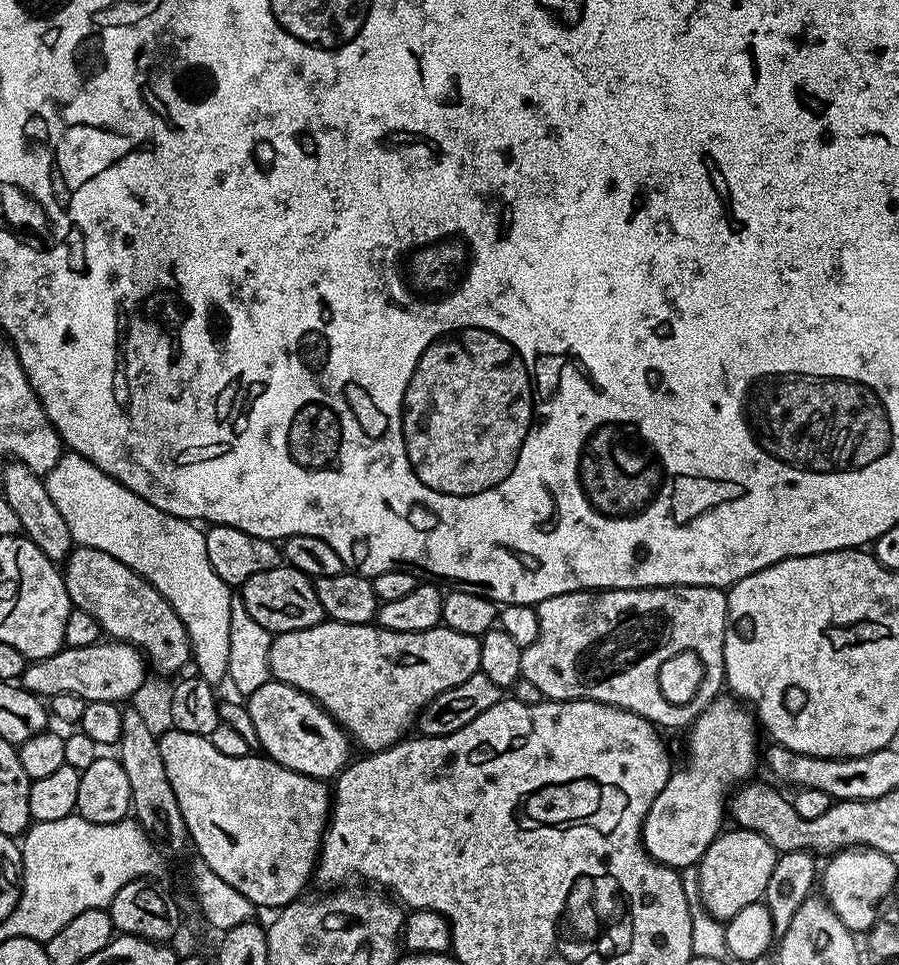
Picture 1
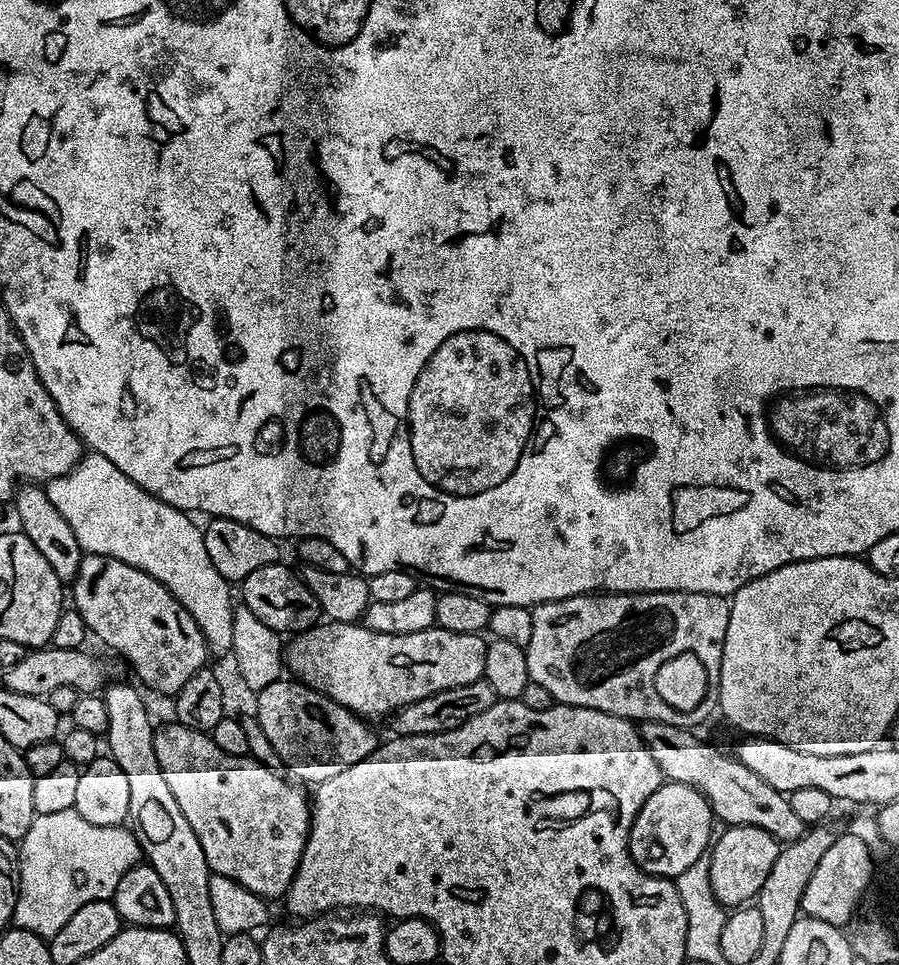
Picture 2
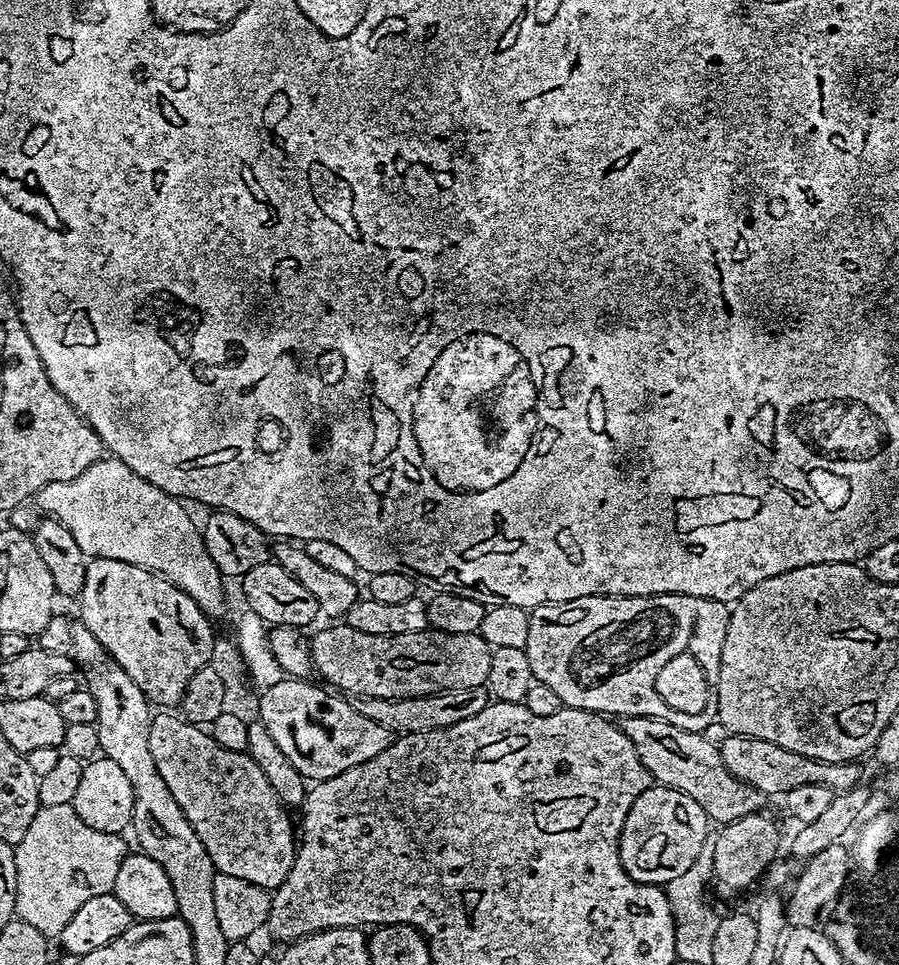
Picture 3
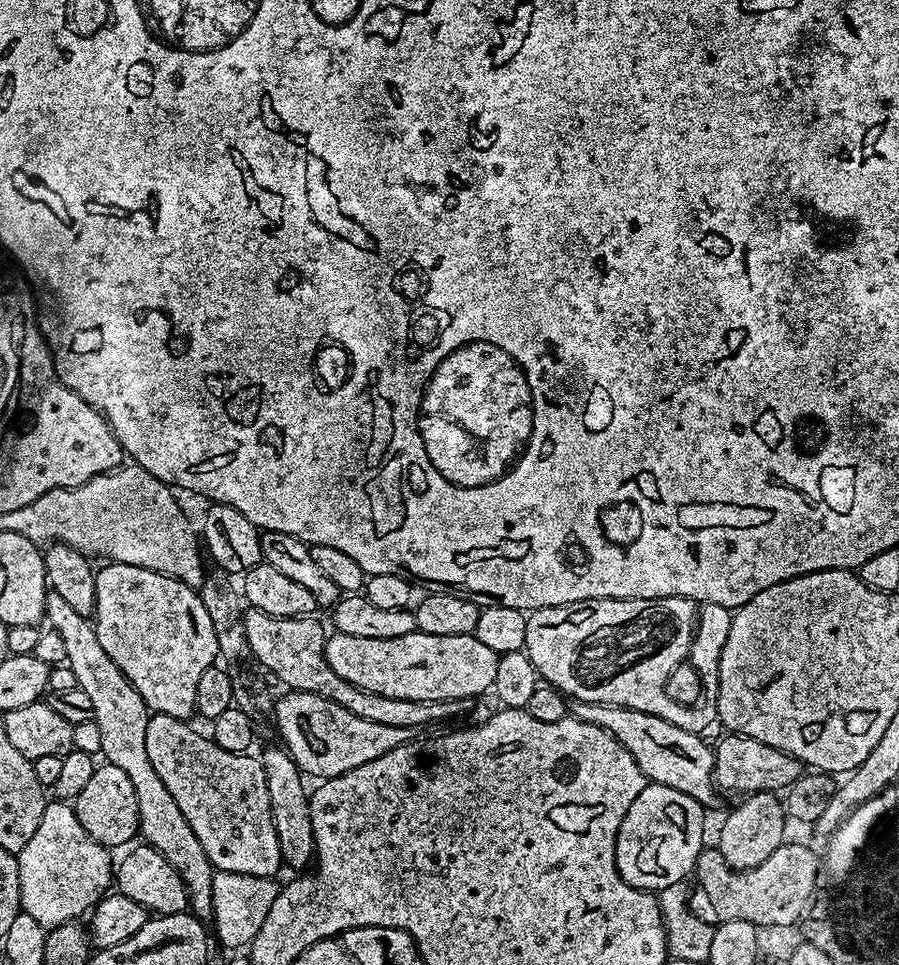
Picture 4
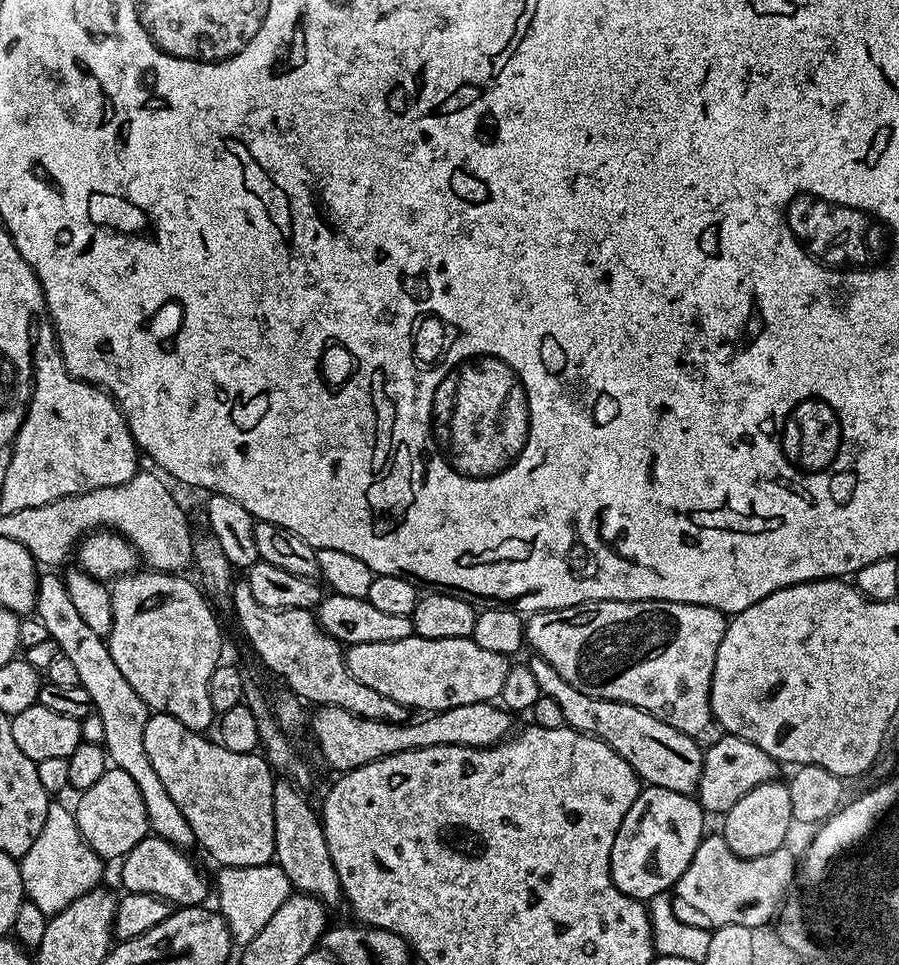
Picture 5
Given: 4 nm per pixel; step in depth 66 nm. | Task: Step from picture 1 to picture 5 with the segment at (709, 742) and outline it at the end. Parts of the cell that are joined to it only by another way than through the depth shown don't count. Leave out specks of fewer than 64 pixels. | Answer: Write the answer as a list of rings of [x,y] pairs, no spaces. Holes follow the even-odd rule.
[[[645,787],[638,794],[634,806],[626,810],[626,818],[622,818],[622,826],[618,826],[618,834],[614,838],[614,886],[618,886],[622,894],[641,902],[648,902],[660,893],[675,889],[706,835],[704,819],[706,813],[699,799],[665,788]]]

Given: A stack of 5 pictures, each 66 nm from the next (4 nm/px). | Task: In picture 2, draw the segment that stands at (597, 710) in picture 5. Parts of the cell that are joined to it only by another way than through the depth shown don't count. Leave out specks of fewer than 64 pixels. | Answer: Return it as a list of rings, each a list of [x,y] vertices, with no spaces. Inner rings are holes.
[[[644,722],[639,729],[640,737],[654,762],[658,762],[658,770],[665,781],[685,784],[701,792],[715,819],[734,828],[758,826],[758,830],[766,830],[766,834],[781,842],[796,840],[806,830],[785,793],[774,790],[774,786],[766,786],[766,782],[762,782],[752,770],[746,770],[740,760],[731,755],[723,756],[718,749],[699,740],[695,731],[662,722]]]

